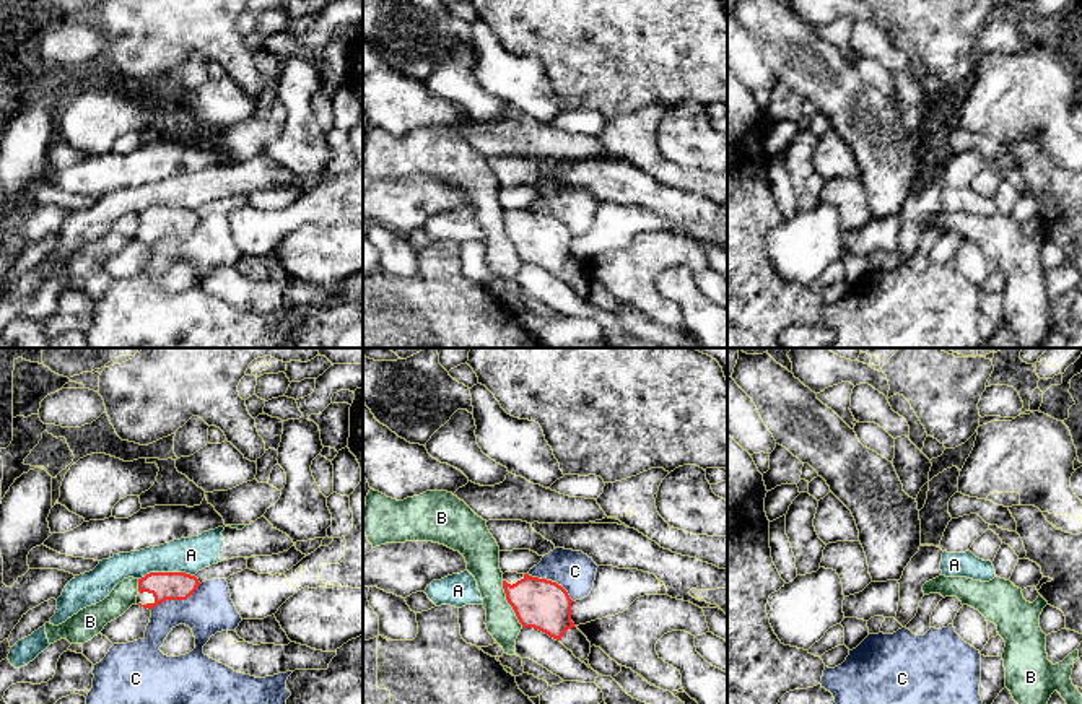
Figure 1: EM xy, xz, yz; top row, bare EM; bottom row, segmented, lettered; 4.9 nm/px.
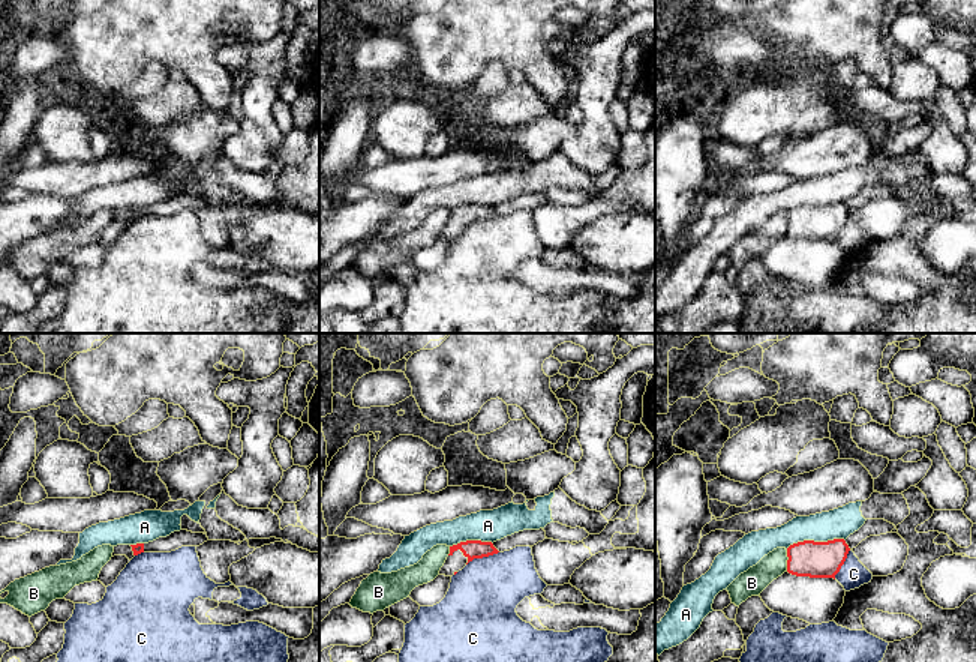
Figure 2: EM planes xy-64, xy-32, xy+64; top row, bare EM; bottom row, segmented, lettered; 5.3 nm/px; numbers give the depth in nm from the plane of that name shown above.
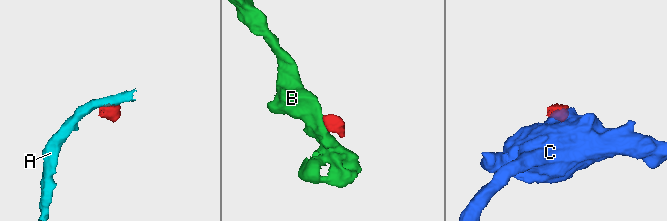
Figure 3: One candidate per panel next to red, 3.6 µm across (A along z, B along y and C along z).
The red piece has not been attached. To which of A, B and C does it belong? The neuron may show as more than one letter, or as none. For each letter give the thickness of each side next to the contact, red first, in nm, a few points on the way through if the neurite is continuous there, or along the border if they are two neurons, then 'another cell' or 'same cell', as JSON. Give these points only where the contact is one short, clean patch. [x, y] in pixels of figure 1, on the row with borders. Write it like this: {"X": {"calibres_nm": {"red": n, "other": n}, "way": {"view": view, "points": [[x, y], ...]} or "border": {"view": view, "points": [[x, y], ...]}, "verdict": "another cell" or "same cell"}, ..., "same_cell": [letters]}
{"A": {"calibres_nm": {"red": 140, "other": 180}, "border": {"view": "xy", "points": [[194, 574], [147, 573], [139, 579]]}, "verdict": "another cell"}, "B": {"calibres_nm": {"red": 240, "other": 160}, "border": {"view": "xz", "points": [[501, 581], [505, 599], [523, 626]]}, "verdict": "another cell"}, "C": {"calibres_nm": {"red": 140, "other": 240}, "border": {"view": "xy", "points": [[200, 584], [186, 599], [166, 599], [150, 608]]}, "verdict": "another cell"}, "same_cell": []}

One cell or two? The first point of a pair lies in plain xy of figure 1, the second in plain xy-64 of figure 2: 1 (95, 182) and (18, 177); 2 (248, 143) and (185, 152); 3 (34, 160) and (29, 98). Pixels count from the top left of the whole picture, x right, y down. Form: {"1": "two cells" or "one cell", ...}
{"1": "one cell", "2": "one cell", "3": "one cell"}

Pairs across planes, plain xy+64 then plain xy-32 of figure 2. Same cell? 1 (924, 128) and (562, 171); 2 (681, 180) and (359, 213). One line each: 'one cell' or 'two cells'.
1: two cells
2: two cells

